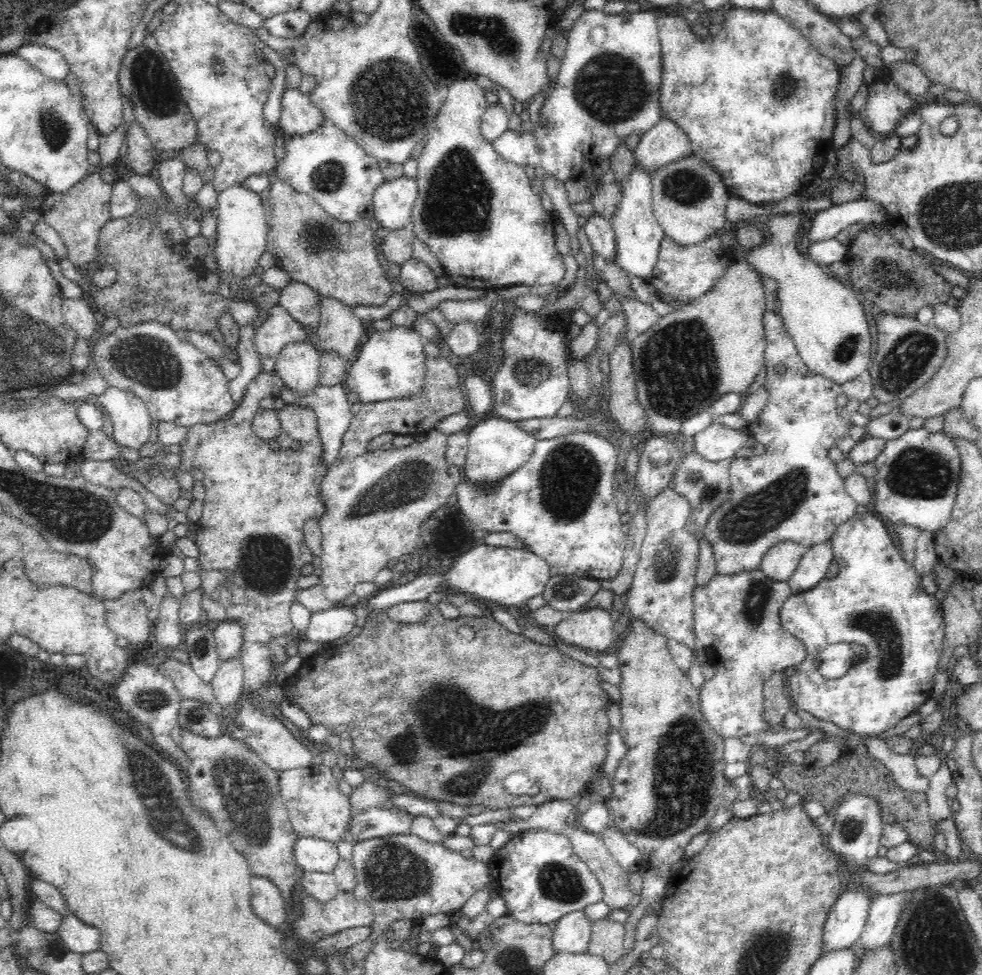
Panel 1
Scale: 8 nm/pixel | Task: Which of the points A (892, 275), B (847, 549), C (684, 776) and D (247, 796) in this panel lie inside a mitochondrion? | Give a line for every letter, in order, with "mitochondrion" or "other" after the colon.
A: mitochondrion
B: other
C: mitochondrion
D: mitochondrion

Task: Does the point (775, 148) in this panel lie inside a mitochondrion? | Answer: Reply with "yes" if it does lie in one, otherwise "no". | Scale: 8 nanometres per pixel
no

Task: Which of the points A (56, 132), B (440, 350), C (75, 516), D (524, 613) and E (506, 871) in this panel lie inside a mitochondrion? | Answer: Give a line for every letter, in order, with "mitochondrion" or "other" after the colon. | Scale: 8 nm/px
A: mitochondrion
B: other
C: mitochondrion
D: other
E: other

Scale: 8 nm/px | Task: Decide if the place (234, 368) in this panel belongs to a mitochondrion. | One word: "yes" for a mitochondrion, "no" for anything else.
no

